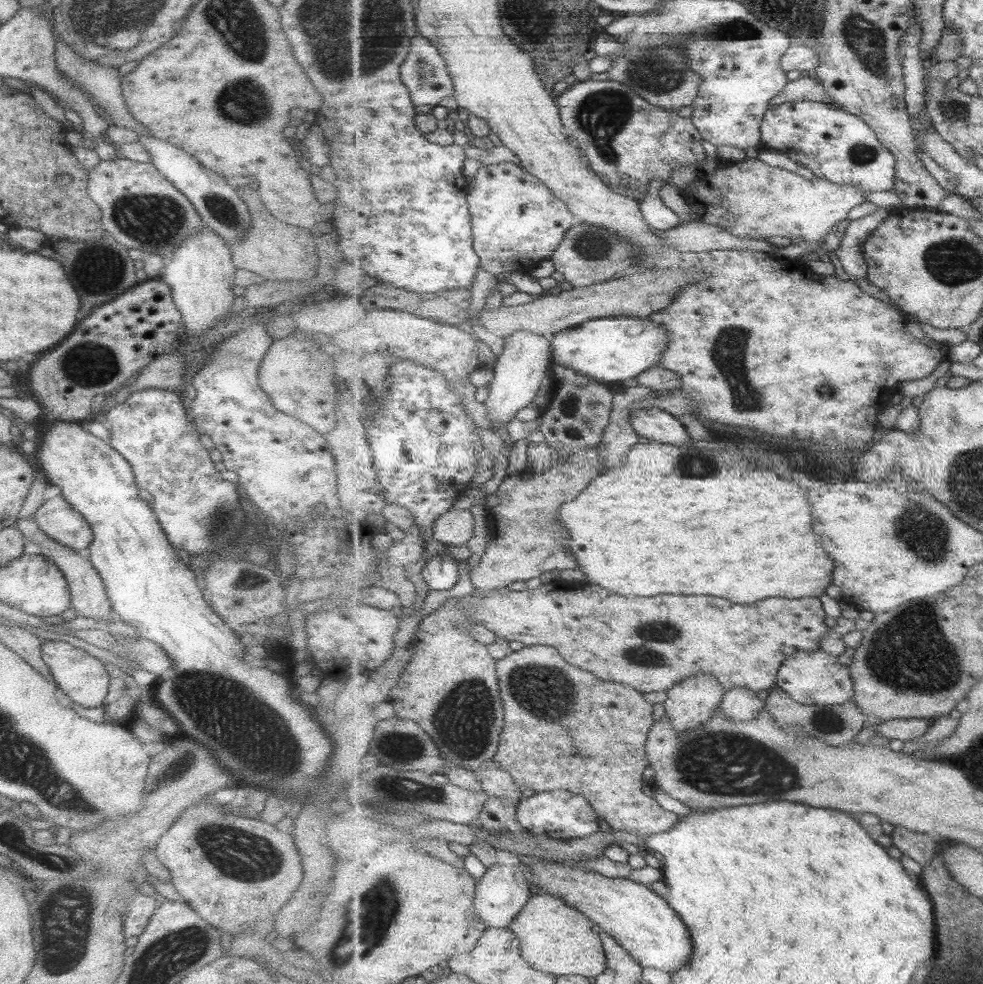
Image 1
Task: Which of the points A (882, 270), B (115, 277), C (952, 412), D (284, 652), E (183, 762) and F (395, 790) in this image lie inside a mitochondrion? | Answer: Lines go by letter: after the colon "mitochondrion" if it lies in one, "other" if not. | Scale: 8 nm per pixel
A: other
B: other
C: other
D: other
E: mitochondrion
F: mitochondrion

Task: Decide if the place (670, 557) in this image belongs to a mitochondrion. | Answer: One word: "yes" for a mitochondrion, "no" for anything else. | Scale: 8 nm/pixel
no

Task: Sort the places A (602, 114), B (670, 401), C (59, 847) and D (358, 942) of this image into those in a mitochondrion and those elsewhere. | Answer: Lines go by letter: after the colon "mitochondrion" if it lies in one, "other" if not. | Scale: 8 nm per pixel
A: mitochondrion
B: other
C: other
D: mitochondrion

